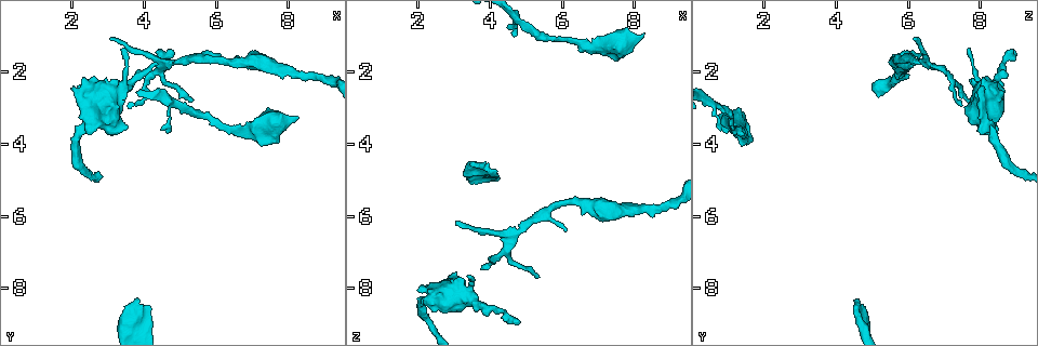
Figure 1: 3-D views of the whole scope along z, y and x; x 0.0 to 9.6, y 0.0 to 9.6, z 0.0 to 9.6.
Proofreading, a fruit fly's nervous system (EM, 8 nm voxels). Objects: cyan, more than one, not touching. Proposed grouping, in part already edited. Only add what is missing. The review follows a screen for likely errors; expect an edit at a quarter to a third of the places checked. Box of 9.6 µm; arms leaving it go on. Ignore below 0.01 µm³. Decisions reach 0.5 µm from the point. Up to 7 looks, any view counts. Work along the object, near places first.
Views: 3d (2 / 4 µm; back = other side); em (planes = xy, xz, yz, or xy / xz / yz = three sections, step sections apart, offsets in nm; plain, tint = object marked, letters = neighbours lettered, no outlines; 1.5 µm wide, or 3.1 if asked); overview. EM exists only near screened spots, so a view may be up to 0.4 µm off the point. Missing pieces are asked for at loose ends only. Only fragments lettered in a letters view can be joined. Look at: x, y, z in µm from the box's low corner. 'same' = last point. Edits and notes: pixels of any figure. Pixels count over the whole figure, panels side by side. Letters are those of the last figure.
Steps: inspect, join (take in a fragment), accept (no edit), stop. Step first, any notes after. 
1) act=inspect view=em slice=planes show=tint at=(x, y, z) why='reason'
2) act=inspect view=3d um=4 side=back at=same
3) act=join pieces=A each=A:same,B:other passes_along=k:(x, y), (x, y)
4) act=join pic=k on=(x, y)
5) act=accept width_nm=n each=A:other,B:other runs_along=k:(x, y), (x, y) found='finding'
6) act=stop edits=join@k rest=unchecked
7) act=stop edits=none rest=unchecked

act=inspect view=em slice=planes show=tint at=(4.85, 1.40, 8.95) why='tapers out'

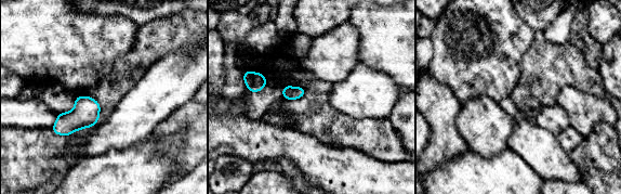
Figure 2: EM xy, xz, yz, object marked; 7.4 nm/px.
act=inspect view=em slice=planes show=letters at=same

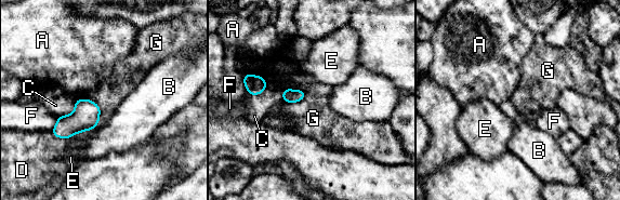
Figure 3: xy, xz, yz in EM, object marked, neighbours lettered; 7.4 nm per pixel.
act=accept longest_contact=G:200nm each=A:other,B:other,C:other,D:other,E:other,F:other,G:other found='none of them fits'

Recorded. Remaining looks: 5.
act=inspect view=3d um=4 at=(3.40, 1.30, 7.65) why='an open end'

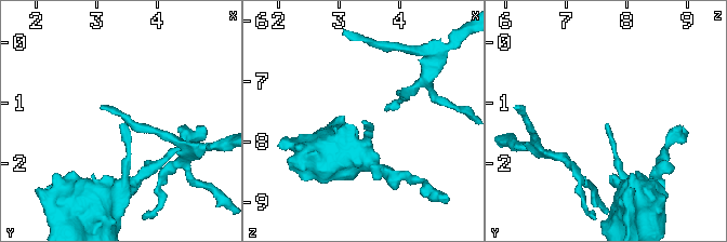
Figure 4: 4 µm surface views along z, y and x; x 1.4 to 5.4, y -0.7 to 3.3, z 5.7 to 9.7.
act=inspect view=em slice=planes show=letters at=(3.35, 1.40, 7.65)

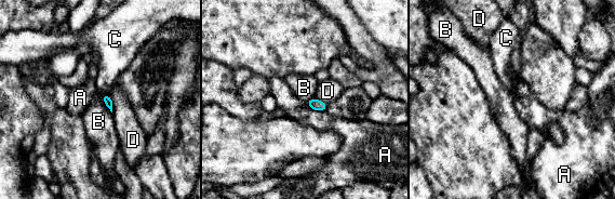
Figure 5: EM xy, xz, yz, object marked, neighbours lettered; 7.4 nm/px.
act=accept each=A:other,B:other,C:other,D:other border=5:(101, 95), (104, 104), (111, 113) found='none of them fits'

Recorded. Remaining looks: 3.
act=inspect view=3d um=4 at=(4.60, 3.65, 0.95) why='branch stops here'

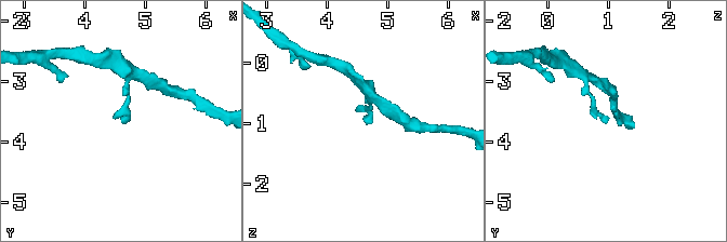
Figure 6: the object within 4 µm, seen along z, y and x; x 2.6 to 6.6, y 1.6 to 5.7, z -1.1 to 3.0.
act=inspect view=em slice=planes show=letters at=(4.65, 3.65, 0.95)

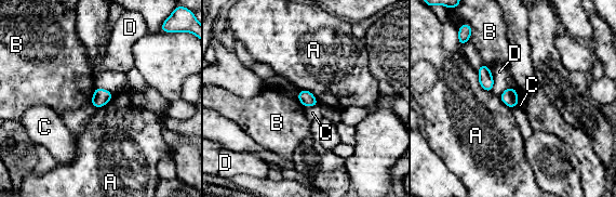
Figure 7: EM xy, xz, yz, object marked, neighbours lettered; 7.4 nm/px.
act=accept width_nm=110 each=A:other,B:other,C:other,D:other border=7:(298, 90), (308, 90), (319, 104) found='no lettered fragment goes on from it'

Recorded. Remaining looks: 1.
act=stop edits=none rest=unchecked

